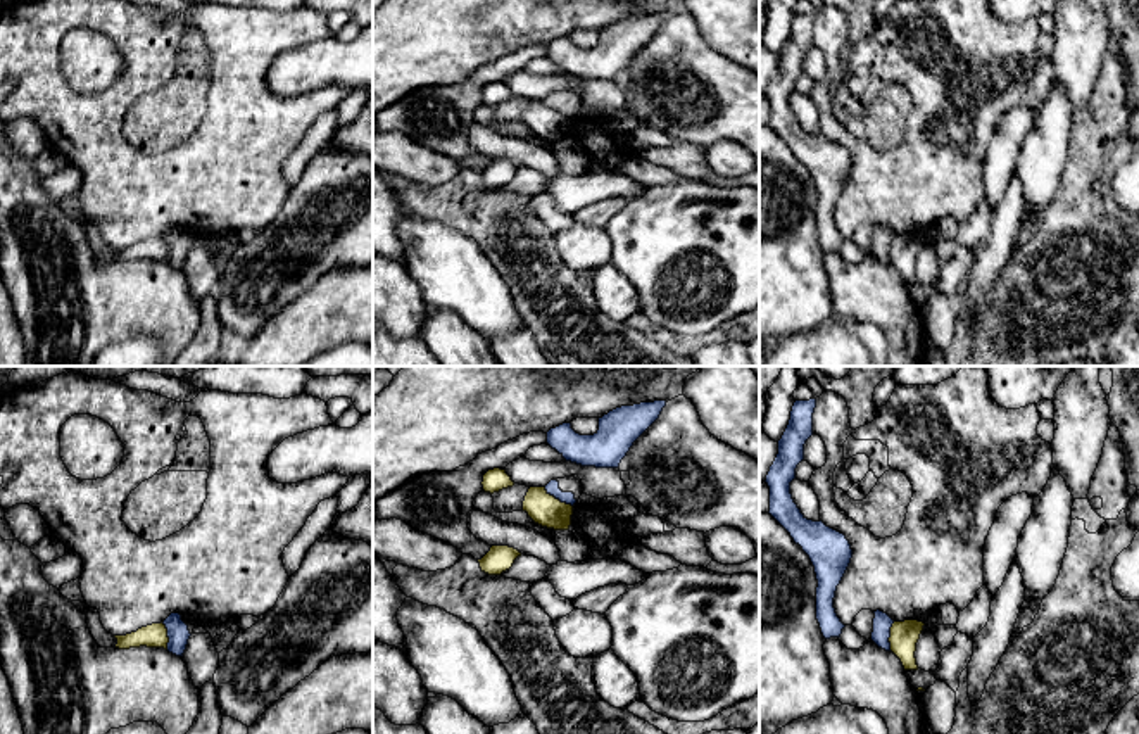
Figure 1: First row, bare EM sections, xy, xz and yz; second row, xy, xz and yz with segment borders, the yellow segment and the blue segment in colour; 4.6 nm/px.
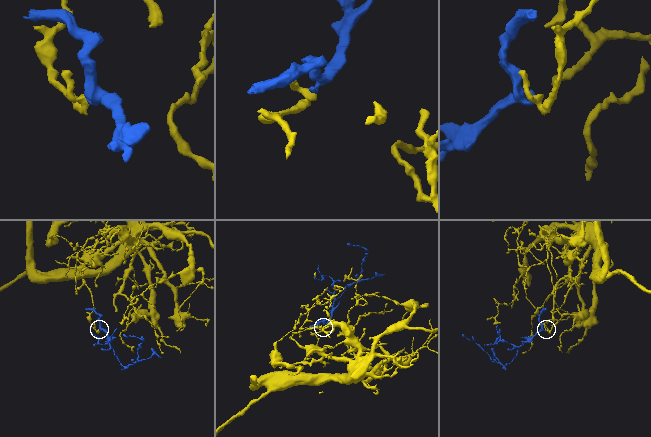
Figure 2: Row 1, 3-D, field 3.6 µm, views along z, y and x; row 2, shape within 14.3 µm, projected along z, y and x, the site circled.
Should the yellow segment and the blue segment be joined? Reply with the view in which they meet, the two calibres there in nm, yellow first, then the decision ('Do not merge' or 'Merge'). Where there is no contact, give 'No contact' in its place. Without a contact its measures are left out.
Touches yellow in xz. Thickness 150 nm (yellow) against 60 nm. Do not merge

